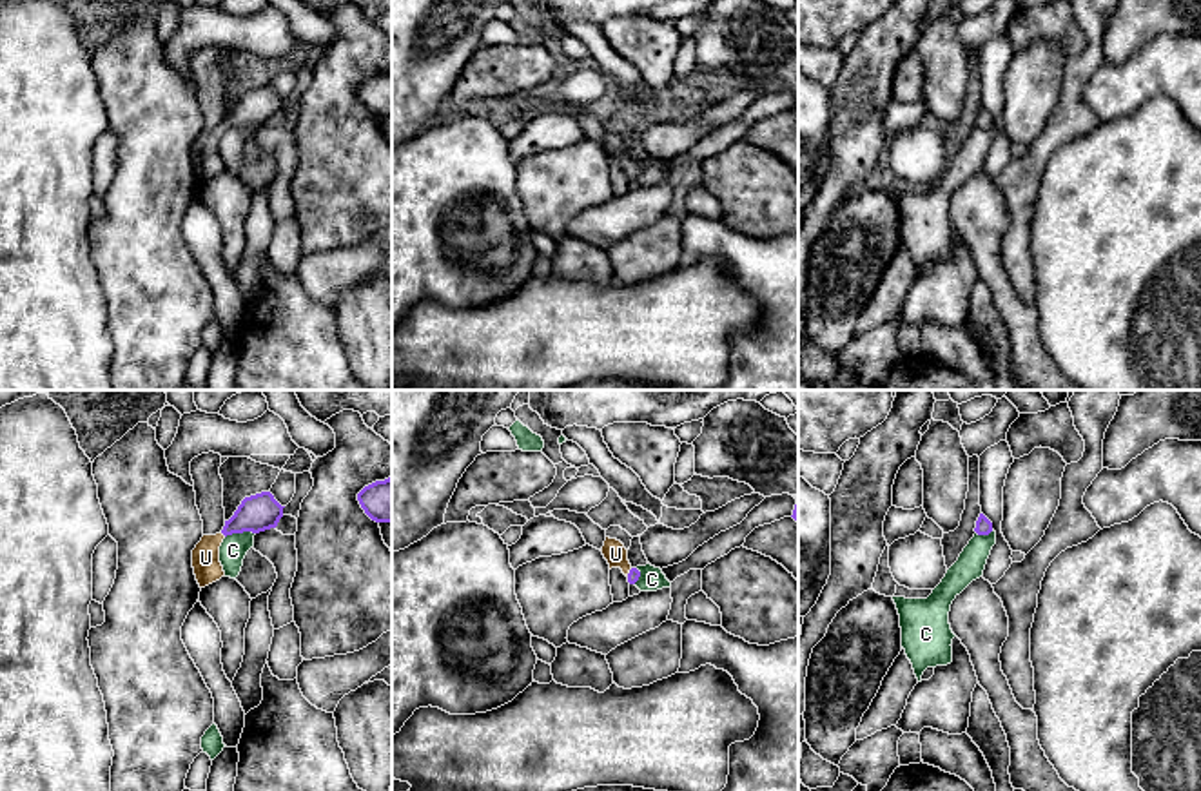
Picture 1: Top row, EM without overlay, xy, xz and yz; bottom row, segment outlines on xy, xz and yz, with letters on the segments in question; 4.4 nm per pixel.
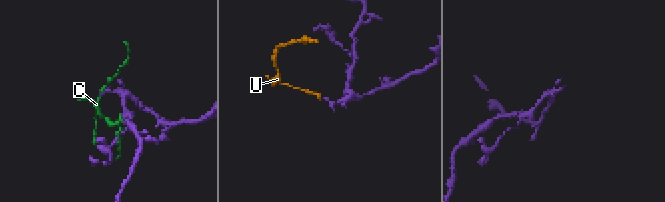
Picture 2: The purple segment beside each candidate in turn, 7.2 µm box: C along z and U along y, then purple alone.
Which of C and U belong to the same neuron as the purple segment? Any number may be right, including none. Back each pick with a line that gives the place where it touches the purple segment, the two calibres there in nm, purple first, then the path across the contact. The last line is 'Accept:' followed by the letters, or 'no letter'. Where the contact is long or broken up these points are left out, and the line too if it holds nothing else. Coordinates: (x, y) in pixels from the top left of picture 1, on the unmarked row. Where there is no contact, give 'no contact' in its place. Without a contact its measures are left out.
U: contact xy (224, 127); calibres 170 and 130 nm; way xy (260, 106), (233, 118), (224, 127), (207, 144), (205, 151)
Accept: U

